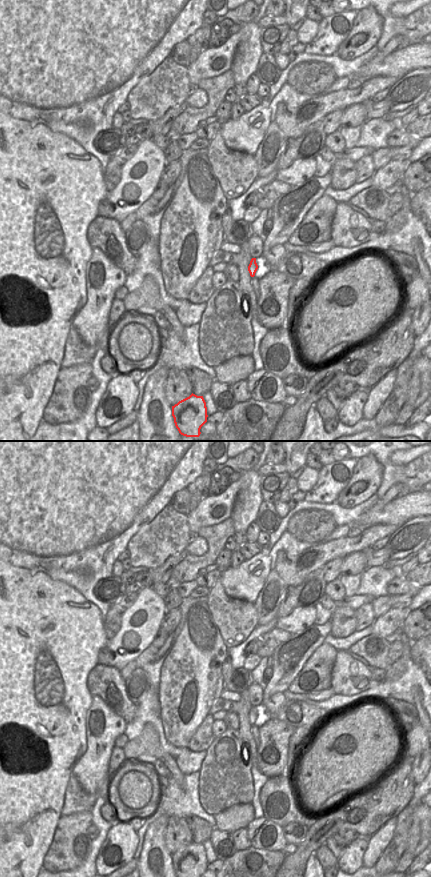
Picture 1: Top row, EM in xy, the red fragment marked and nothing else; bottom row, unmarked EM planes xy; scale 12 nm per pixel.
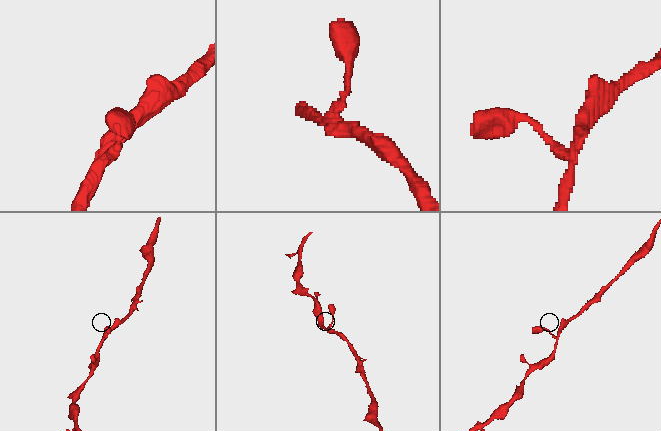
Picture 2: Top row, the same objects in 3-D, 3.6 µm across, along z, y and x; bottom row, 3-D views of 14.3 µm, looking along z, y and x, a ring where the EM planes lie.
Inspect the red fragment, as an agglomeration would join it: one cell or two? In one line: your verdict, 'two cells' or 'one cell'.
one cell

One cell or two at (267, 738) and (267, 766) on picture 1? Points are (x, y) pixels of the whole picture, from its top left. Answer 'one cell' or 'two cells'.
one cell

